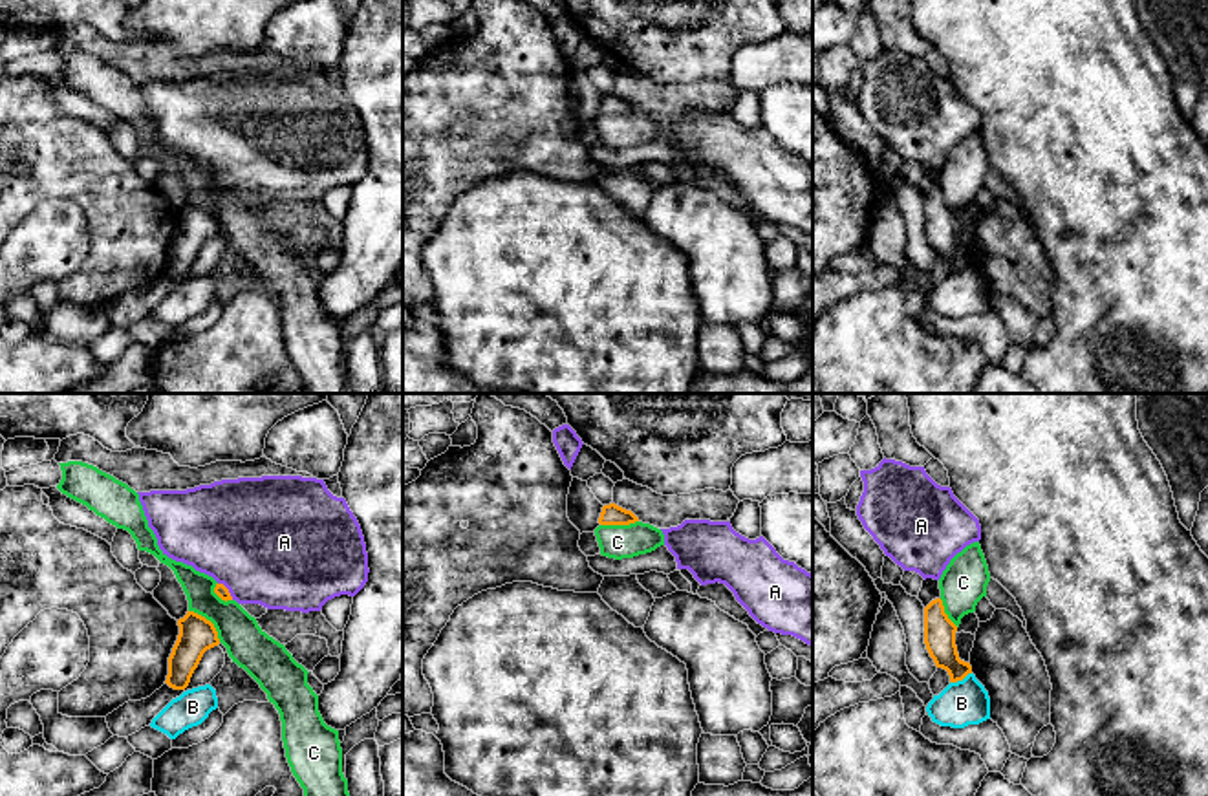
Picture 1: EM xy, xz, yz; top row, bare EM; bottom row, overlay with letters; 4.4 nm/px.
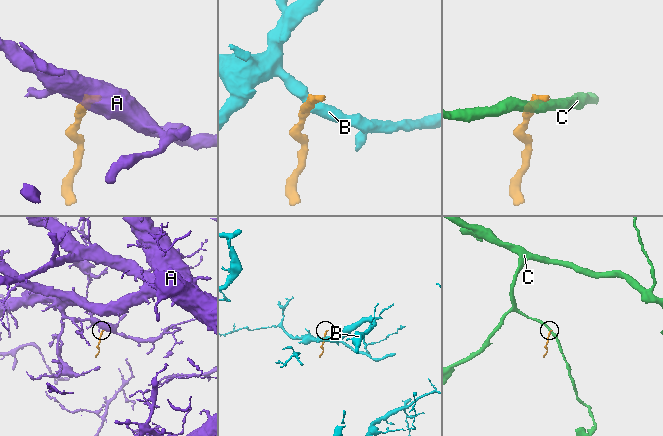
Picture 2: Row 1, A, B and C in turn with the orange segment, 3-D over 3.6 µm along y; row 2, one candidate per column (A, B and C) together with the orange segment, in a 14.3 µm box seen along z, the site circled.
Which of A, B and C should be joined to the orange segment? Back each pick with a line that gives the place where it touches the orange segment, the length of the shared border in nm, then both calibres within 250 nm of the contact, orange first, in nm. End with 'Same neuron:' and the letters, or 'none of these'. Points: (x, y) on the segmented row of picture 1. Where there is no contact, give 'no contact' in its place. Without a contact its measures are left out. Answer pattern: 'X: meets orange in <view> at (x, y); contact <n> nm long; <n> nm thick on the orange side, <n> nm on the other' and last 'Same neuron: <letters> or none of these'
A: meets orange in xy at (227, 590); contact 100 nm long; 60 nm thick on the orange side, 500 nm on the other
Same neuron: A

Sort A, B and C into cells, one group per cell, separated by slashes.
A / B / C

